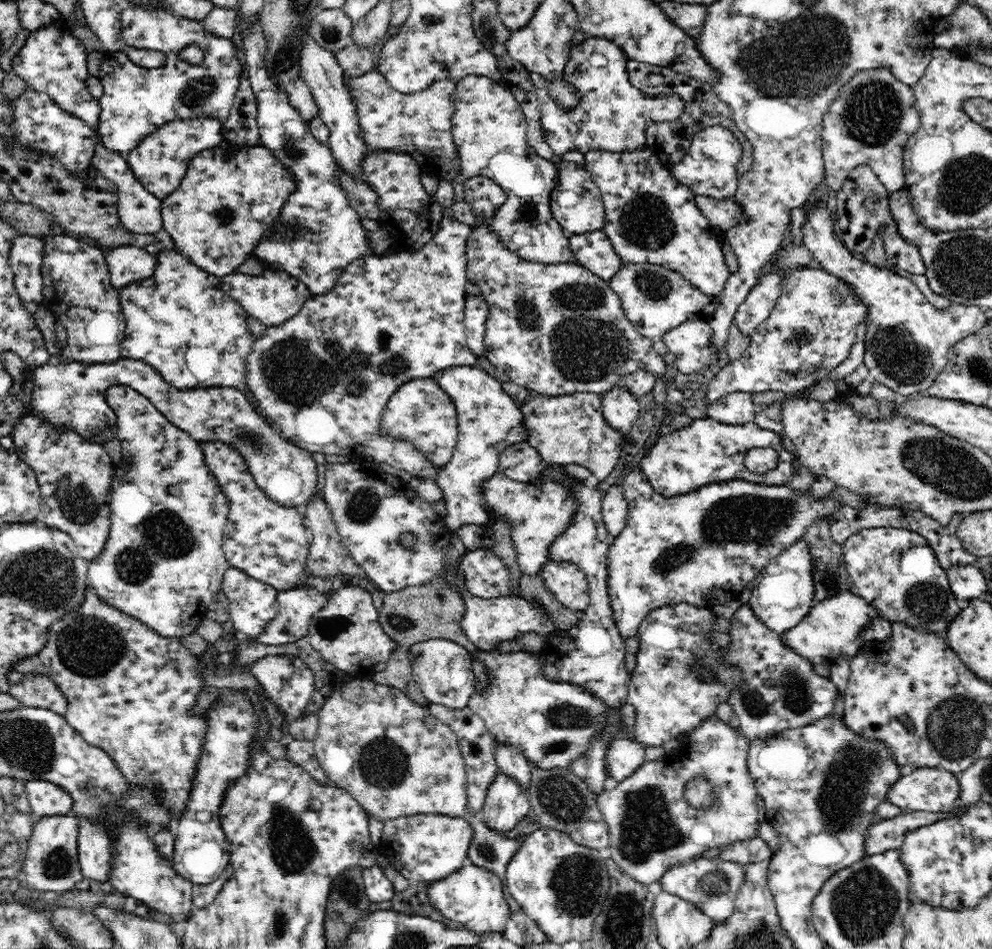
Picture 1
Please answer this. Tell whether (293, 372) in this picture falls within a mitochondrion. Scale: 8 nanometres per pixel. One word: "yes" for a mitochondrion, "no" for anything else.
yes

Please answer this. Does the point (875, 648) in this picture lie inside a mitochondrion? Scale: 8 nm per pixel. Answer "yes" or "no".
no

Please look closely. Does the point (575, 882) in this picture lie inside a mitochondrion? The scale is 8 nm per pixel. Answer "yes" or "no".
yes

